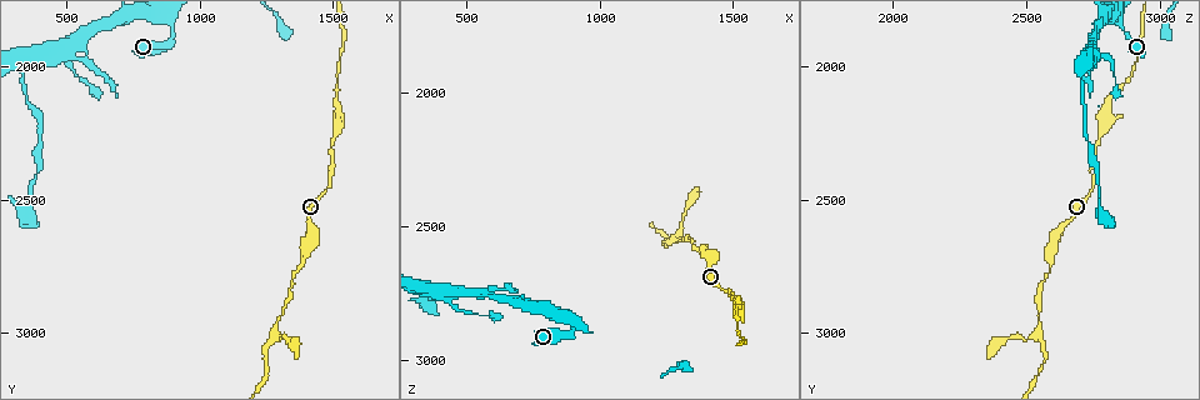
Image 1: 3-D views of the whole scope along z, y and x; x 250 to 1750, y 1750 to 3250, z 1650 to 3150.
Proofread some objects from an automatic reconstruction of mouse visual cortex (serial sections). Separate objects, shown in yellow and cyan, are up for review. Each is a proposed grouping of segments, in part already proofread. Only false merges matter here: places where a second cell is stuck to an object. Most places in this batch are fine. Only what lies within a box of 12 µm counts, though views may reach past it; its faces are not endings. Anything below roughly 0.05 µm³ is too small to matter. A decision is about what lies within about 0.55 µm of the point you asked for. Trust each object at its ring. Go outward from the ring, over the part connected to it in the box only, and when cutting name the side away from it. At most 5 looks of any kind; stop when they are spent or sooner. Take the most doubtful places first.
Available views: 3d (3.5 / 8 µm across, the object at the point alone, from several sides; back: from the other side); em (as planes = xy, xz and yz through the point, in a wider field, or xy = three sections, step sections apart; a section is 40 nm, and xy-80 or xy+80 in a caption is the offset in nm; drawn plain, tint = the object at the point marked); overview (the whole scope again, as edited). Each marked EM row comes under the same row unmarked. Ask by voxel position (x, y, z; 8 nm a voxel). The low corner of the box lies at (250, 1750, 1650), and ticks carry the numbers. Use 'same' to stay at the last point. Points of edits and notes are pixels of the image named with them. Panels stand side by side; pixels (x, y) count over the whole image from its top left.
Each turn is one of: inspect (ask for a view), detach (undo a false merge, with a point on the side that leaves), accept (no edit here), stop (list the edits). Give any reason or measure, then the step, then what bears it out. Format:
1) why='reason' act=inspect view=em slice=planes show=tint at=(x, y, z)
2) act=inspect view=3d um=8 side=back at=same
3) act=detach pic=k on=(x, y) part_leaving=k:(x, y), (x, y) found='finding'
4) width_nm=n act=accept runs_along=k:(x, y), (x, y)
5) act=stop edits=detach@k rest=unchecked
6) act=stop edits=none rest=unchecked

why='three-way junction' act=inspect view=3d um=8 side=back at=(1280, 3010, 2540)

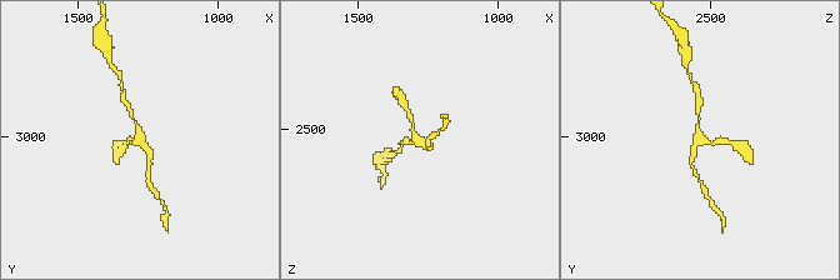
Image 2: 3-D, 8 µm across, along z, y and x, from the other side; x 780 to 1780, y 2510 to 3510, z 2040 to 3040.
arms=3 arm_widths_nm=150,150,150 why='need the tissue' act=inspect view=em slice=xy step=3 show=tint at=(1280, 3010, 2550)

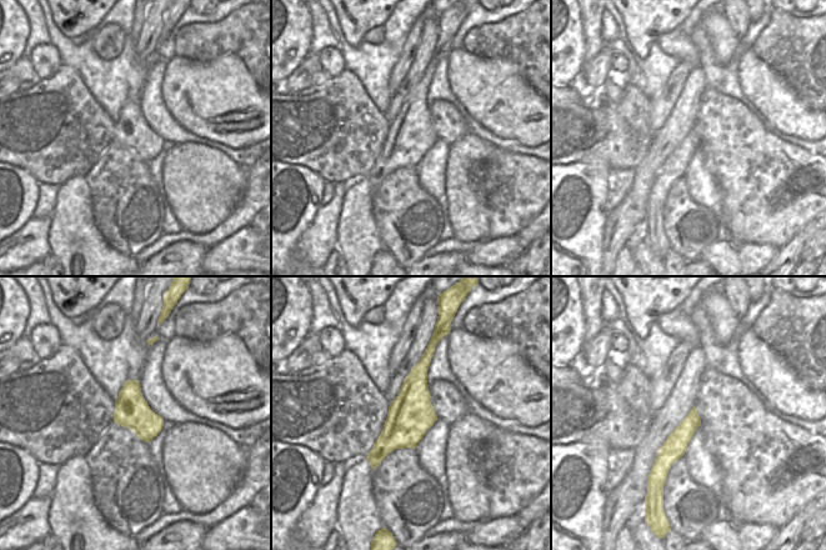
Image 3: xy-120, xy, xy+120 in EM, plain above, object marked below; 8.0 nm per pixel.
act=accept found='all the same cell'

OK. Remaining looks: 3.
why='calibre changes' act=inspect view=3d um=3.5 at=(1520, 2090, 2850)

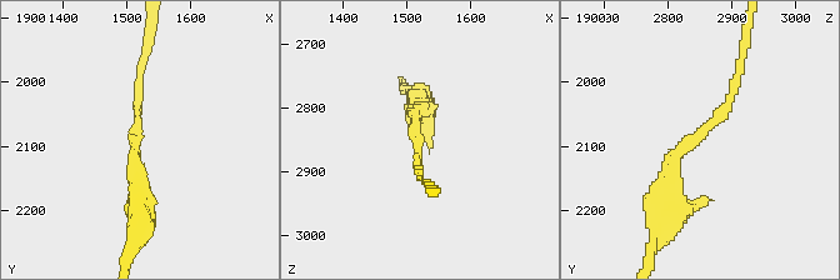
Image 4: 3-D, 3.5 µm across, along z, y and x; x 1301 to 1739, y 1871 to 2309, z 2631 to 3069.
act=accept runs_along=4:(663, 220), (673, 161), (718, 120), (736, 74) found='continuous, no second cell'

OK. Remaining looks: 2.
act=stop edits=none rest=unchecked

